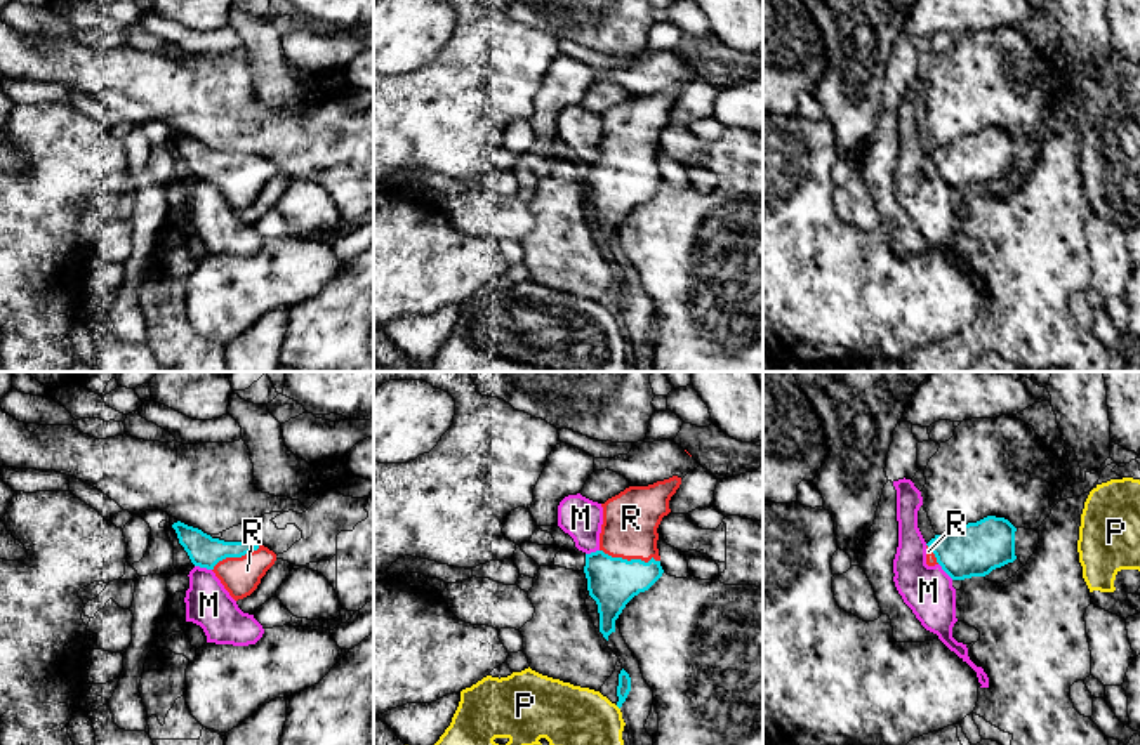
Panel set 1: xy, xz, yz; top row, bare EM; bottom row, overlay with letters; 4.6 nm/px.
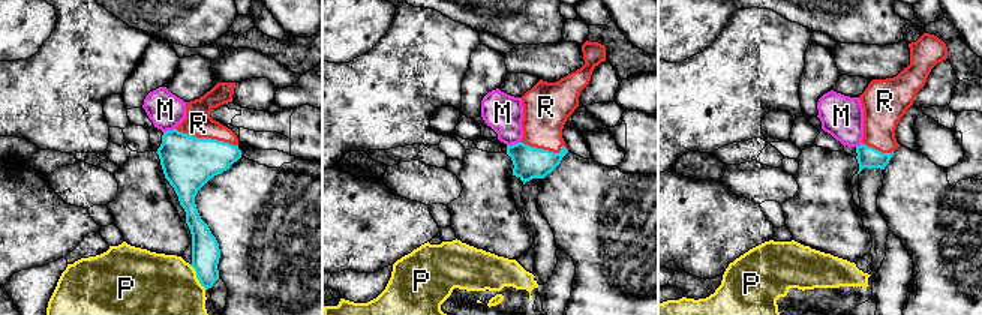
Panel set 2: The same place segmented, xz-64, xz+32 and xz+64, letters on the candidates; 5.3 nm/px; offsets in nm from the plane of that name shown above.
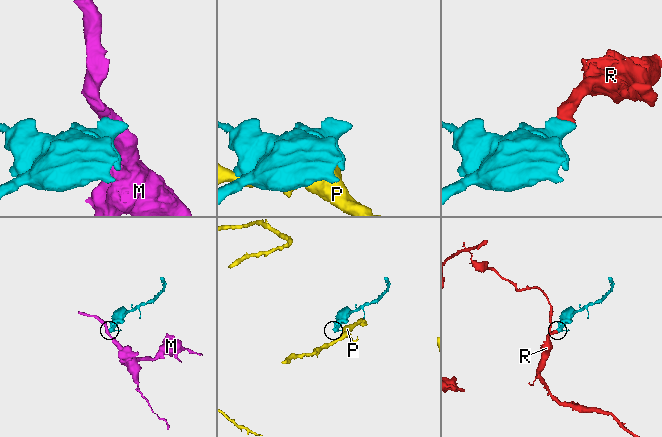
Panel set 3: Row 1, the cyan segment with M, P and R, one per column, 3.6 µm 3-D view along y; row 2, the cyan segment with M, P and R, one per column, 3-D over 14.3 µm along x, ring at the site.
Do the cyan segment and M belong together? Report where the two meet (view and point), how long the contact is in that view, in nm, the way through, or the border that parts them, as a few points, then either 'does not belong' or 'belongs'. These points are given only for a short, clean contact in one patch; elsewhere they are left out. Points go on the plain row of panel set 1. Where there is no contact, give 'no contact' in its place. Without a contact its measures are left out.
xy (204, 178) | 80 nm | along xy (195, 176), (211, 181) | does not belong

